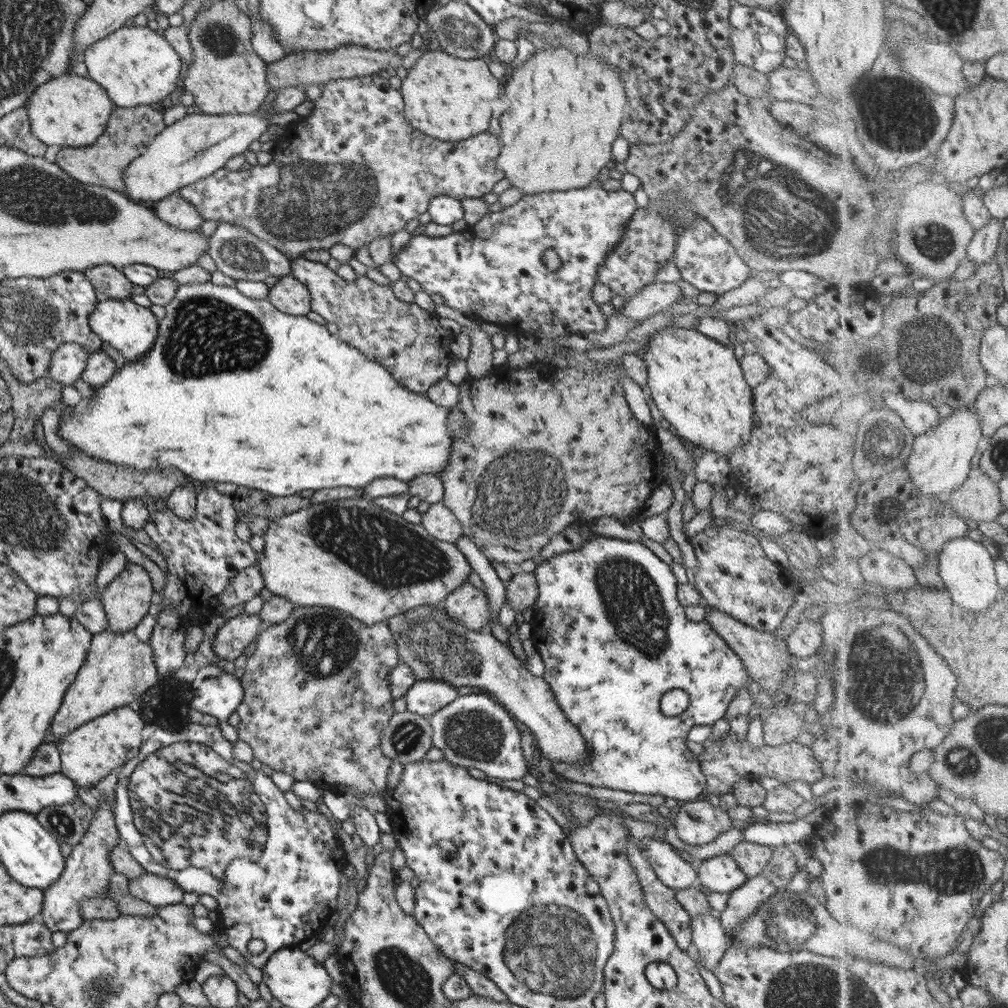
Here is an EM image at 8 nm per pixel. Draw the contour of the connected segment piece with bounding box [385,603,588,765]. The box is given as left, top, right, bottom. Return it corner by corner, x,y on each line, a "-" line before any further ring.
442,603
437,604
437,606
430,606
417,608
417,610
407,610
405,614
401,614
399,617
391,618
389,617
387,620
385,620
385,623
387,625
387,628
389,629
389,632
391,633
393,644
395,647
395,652
397,653
397,658
399,662
403,664
407,664
407,667
411,669
413,672
413,675
415,676
415,681
421,681
421,680
435,680
435,681
443,681
443,683
455,687
459,686
475,686
475,688
479,688
479,690
483,690
485,694
489,695
491,698
493,698
495,701
497,701
500,705
503,705
505,707
505,710
513,716
513,718
516,718
519,720
519,722
522,722
529,728
529,732
531,732
536,748
537,755
542,755
544,757
547,757
549,759
553,759
556,761
559,761
560,763
581,763
584,765
586,763
586,758
588,757
588,748
586,748
585,741
583,740
583,737
580,735
580,732
567,720
566,716
563,716
563,713
560,711
559,705
556,703
556,700
554,699
554,694
551,692
551,689
548,687
548,685
543,681
543,678
537,678
533,676
533,674
530,674
526,668
525,665
521,664
521,661
519,661
511,651
509,651
509,648
507,647
506,643
501,643
499,640
495,639
493,635
491,635
490,632
482,631
481,629
472,631
469,630
467,627
461,626
455,619
452,619
451,617
445,616
443,614
443,606

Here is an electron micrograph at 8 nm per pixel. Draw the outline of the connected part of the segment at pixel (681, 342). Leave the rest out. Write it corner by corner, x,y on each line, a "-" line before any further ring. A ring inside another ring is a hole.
669,327
649,337
643,352
647,373
646,395
653,399
661,416
673,426
681,440
694,444
700,453
716,452
727,457
751,438
751,429
754,427
752,392
745,382
731,345
723,346
714,342
695,329

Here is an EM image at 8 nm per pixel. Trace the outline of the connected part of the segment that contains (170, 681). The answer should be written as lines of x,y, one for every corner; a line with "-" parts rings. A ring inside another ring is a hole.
166,676
140,694
137,713
145,725
163,729
175,729
189,723
217,726
216,718
191,708
194,696
192,685

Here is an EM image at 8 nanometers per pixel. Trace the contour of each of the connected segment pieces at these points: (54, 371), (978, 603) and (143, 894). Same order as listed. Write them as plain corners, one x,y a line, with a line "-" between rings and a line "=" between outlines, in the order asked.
79,343
58,346
51,355
47,377
69,386
79,380
86,365
88,352
=
967,536
951,540
937,558
939,576
945,584
945,590
951,592
952,600
955,600
959,607
971,612
983,612
991,608
1003,593
997,584
996,558
991,556
991,552
981,542
975,542
=
144,872
139,878
128,881
127,894
144,900
154,907
181,902
184,890
172,880

